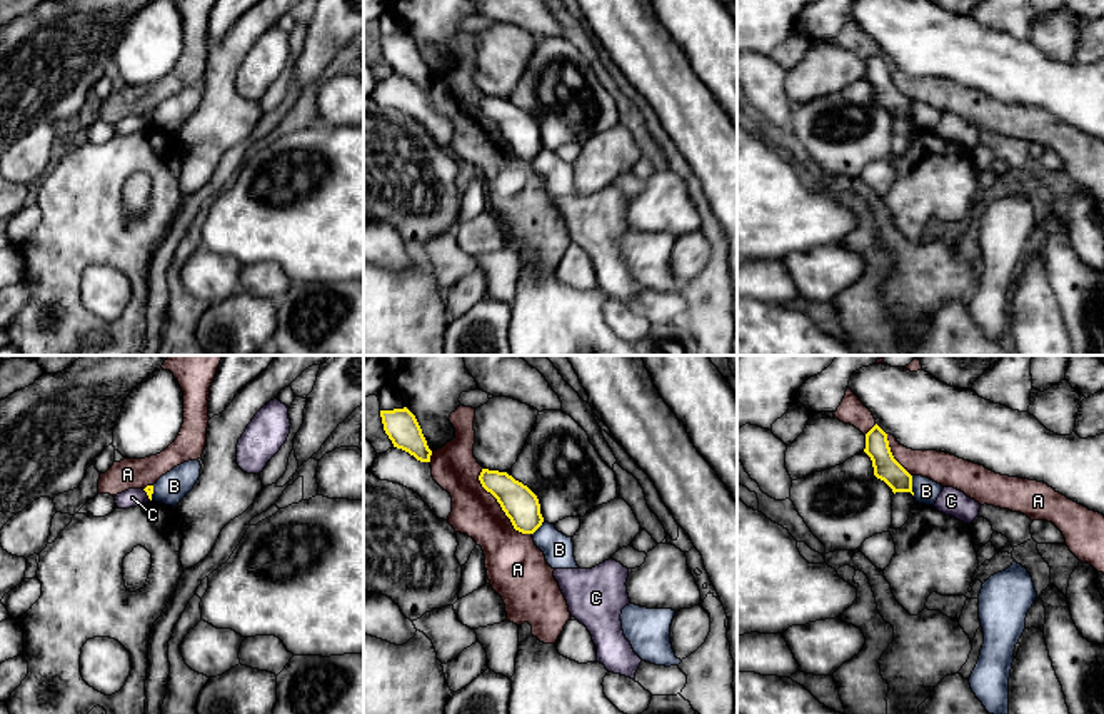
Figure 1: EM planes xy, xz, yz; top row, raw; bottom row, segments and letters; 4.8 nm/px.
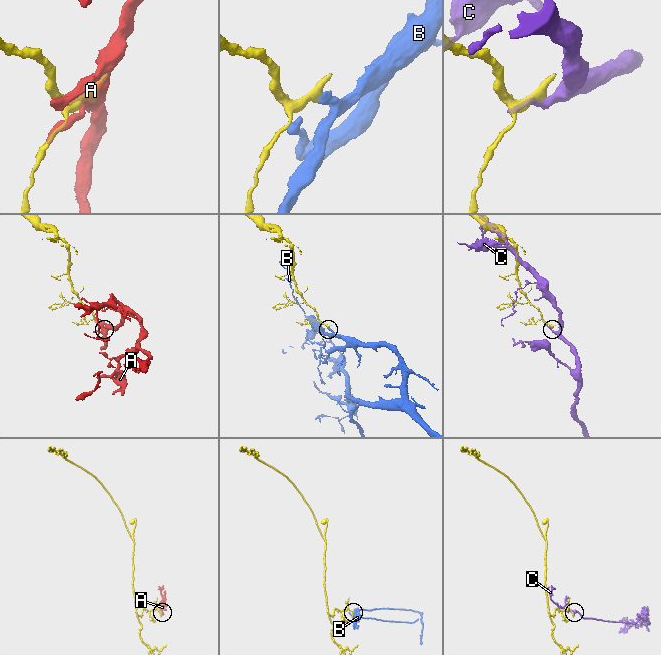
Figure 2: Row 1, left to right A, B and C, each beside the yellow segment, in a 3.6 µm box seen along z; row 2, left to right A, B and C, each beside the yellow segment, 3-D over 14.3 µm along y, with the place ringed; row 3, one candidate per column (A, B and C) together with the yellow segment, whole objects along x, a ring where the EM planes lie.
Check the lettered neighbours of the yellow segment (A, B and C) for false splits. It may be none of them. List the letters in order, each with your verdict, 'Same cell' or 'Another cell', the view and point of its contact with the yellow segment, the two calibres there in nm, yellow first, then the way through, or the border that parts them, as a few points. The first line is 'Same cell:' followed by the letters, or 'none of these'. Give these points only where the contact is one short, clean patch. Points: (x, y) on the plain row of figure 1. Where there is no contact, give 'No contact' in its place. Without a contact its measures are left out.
Same cell: none of these
A: Another cell. Touches yellow at xz (501, 132). Thickness 170 nm (yellow) against 260 nm
B: Another cell. Touches yellow at yz (911, 112). Thickness 120 nm (yellow) against 120 nm. Boundary: yz (911, 102), (911, 117), (914, 120)
C: Another cell. Touches yellow at xy (147, 120). Thickness 50 nm (yellow) against 90 nm

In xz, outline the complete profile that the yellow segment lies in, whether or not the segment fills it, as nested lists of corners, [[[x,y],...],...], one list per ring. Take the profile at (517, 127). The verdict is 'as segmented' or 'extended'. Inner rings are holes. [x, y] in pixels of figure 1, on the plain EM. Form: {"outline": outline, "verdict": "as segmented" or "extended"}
{"outline": [[[482,95],[479,107],[500,130],[515,157],[534,160],[544,148],[537,122],[507,98]]], "verdict": "as segmented"}

